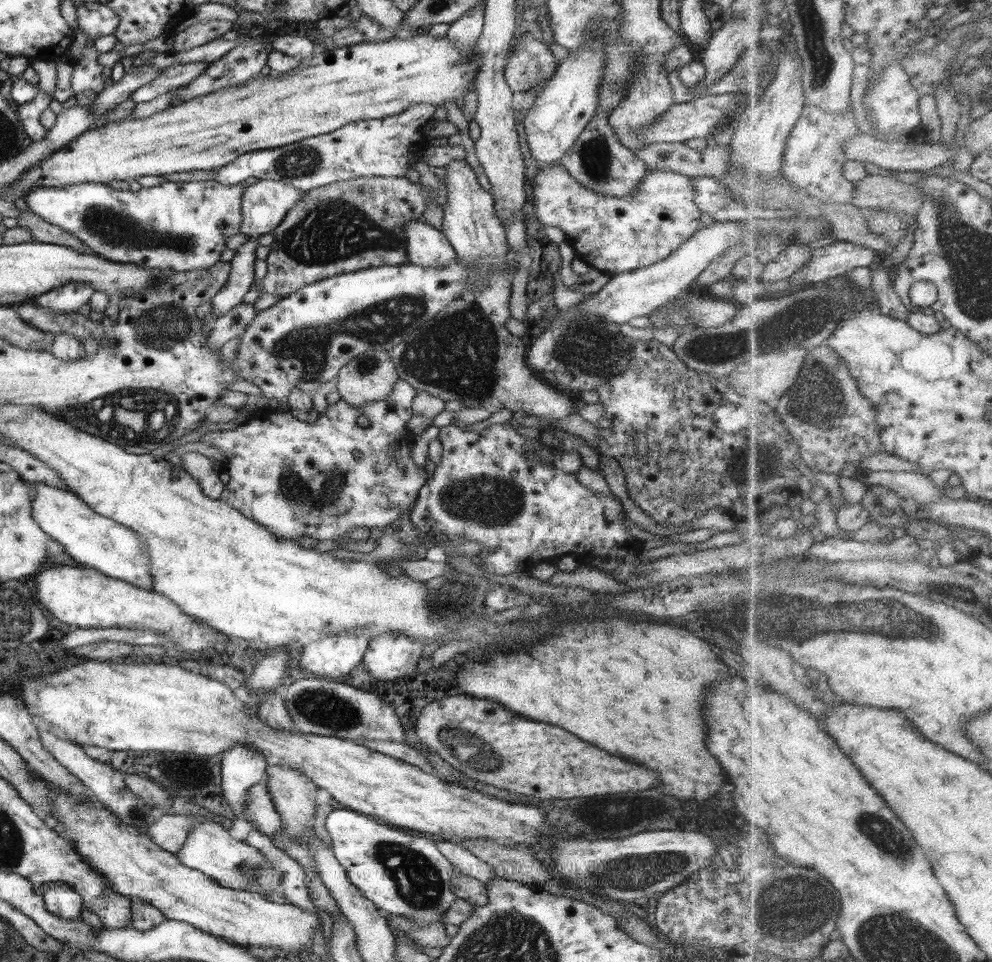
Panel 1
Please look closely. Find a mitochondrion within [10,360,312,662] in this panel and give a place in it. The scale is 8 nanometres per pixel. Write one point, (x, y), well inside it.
(146, 415)

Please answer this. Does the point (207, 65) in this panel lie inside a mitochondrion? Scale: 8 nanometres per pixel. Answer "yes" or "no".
no

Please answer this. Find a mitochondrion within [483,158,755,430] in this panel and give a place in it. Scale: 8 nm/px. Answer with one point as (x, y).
(592, 349)

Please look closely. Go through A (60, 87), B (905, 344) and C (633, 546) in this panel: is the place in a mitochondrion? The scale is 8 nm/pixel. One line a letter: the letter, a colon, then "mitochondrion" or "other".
A: other
B: other
C: other

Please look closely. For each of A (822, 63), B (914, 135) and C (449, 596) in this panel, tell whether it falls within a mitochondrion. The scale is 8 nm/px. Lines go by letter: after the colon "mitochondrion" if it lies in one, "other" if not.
A: mitochondrion
B: other
C: mitochondrion

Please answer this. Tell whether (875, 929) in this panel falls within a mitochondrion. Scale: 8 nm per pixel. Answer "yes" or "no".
yes

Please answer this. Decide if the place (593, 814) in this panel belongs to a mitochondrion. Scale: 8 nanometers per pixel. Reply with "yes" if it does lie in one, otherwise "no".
no

